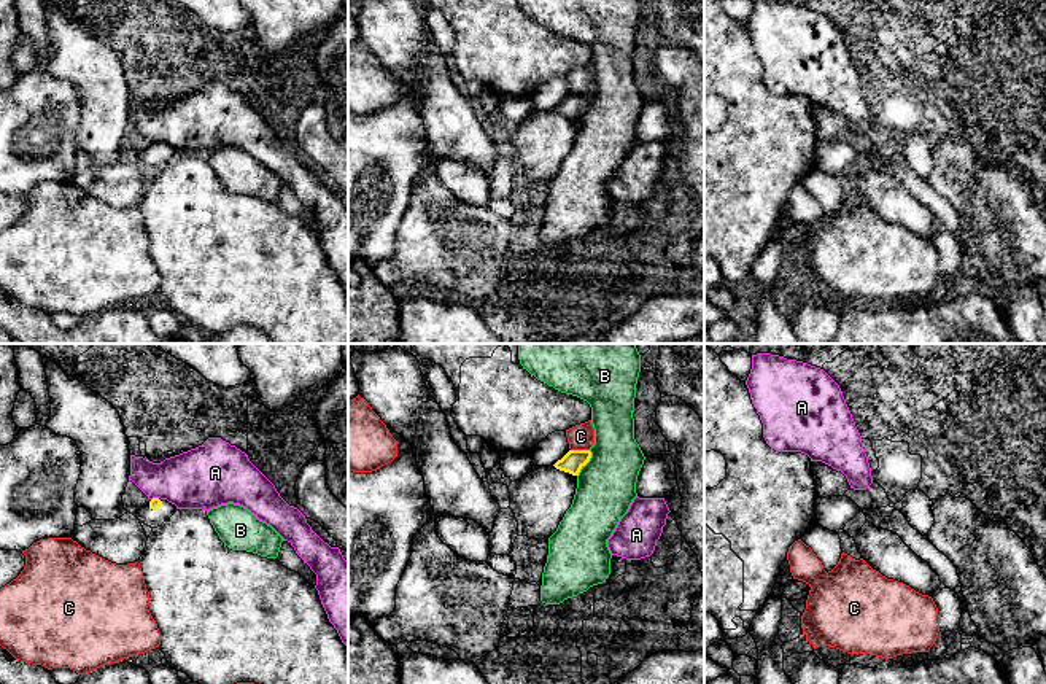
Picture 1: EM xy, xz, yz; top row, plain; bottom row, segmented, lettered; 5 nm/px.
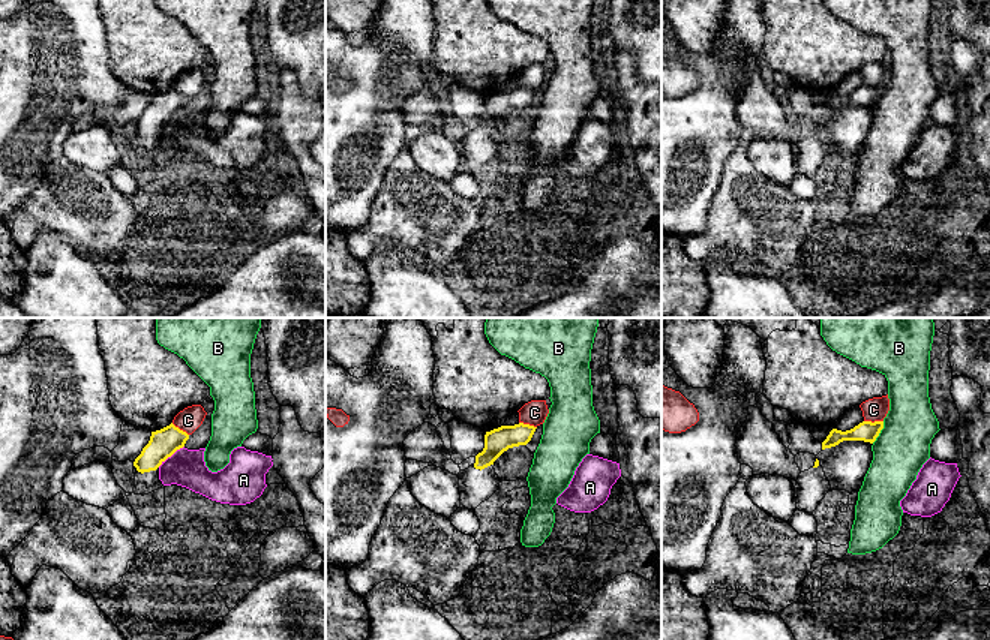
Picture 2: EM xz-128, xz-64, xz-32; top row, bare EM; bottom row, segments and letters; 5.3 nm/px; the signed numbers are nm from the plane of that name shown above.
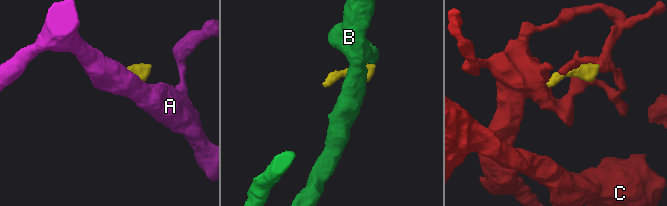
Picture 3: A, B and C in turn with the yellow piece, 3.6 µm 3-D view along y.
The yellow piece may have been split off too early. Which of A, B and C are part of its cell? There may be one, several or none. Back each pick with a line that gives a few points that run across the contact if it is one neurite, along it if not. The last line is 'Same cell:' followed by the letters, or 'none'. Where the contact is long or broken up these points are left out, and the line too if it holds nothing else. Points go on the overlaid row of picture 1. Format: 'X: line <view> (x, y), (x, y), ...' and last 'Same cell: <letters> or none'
Same cell: none

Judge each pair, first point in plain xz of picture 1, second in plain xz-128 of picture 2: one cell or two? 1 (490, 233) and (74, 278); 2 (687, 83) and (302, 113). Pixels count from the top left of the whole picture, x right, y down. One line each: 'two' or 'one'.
1: two
2: one

